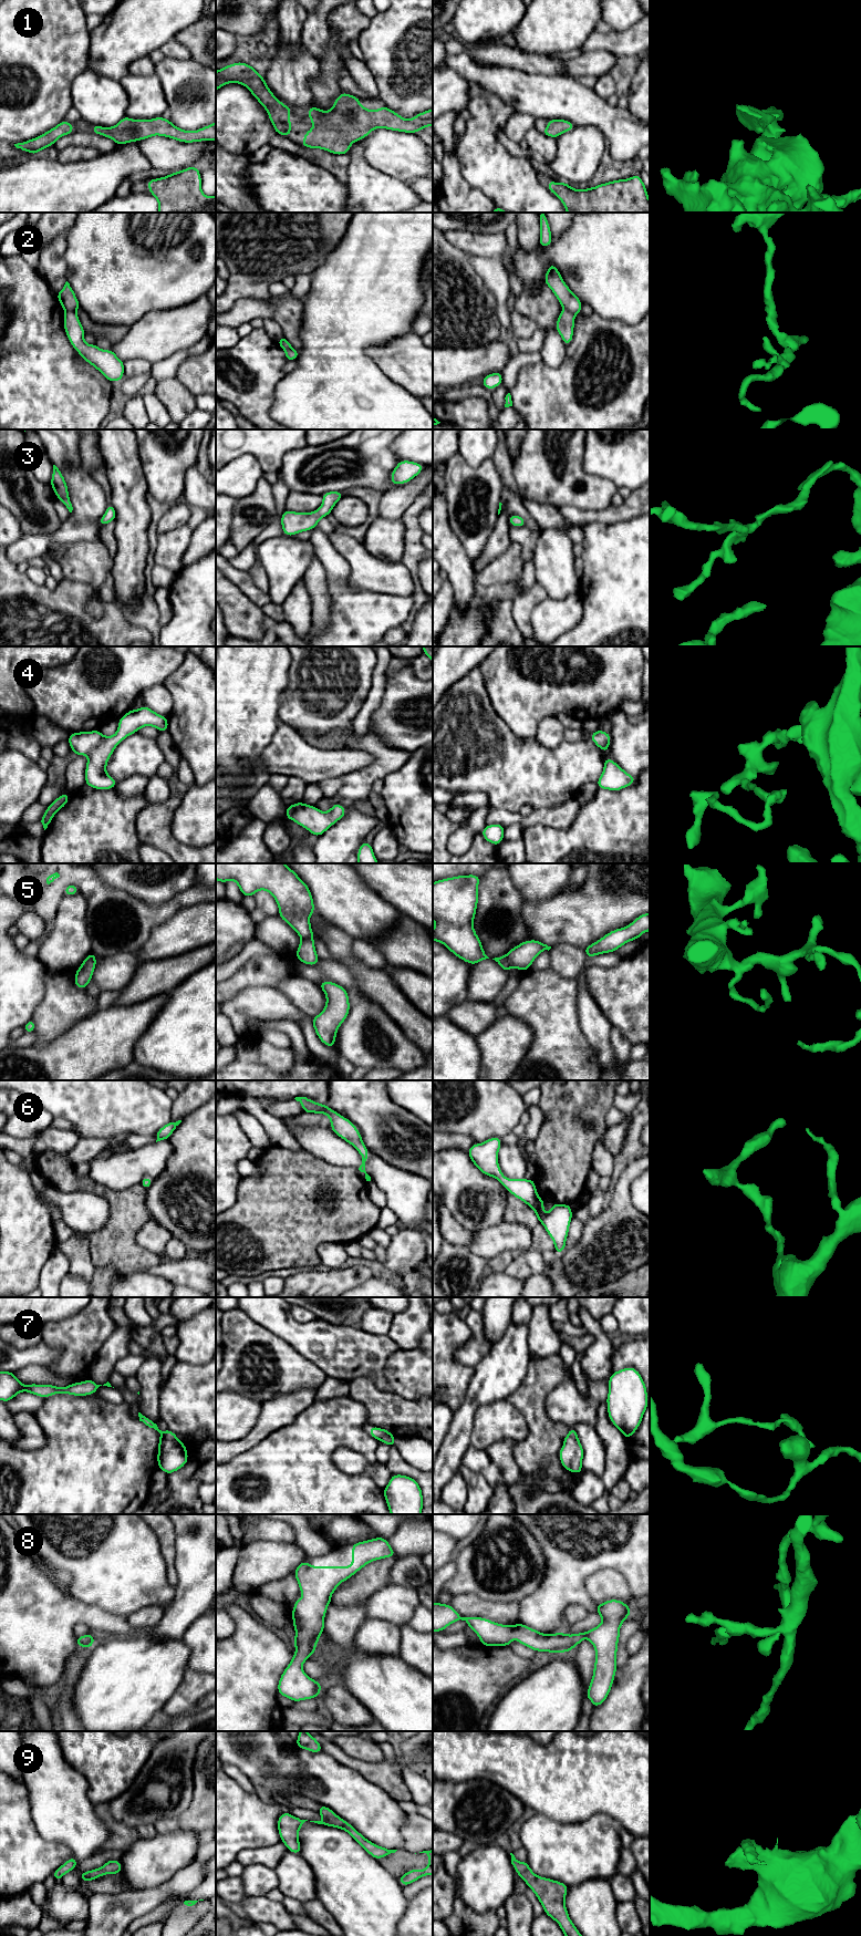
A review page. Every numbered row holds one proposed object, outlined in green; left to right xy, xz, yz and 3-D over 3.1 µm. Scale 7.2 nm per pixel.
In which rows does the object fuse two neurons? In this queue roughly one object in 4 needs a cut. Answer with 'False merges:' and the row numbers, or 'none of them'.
False merges: 2, 5

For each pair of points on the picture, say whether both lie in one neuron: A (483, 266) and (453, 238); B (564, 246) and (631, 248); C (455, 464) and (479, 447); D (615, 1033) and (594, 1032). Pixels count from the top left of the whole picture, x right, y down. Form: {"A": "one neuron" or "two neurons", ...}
{"A": "two neurons", "B": "one neuron", "C": "two neurons", "D": "two neurons"}

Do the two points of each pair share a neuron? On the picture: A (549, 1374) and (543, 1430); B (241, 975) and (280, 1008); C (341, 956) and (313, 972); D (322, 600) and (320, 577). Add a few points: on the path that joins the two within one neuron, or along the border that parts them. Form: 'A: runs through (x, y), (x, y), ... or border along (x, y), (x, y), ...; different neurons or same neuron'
A: runs through (538, 1388), (538, 1416); same neuron
B: border along (275, 986), (248, 986), (231, 997); different neurons
C: border along (333, 959), (343, 964), (354, 977); different neurons
D: runs through (321, 594), (320, 582); same neuron

